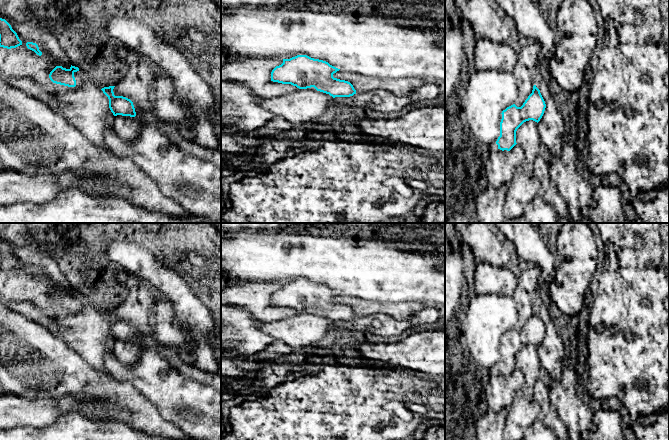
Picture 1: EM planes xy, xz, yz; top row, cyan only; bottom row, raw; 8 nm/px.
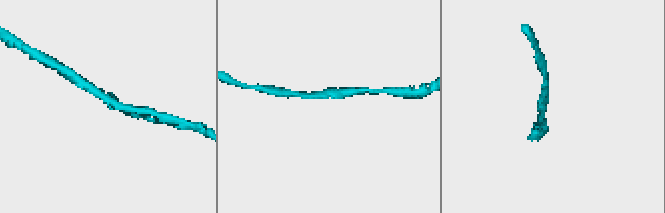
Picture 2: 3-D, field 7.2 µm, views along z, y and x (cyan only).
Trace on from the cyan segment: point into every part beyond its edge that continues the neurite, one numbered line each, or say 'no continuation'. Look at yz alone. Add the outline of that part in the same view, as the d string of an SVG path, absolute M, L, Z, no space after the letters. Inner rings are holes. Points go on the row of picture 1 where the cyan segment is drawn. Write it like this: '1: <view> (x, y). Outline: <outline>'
no continuation

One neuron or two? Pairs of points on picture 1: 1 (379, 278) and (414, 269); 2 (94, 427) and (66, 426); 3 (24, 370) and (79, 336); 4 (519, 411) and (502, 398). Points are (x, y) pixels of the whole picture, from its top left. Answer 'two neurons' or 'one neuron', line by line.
1: one neuron
2: one neuron
3: two neurons
4: two neurons

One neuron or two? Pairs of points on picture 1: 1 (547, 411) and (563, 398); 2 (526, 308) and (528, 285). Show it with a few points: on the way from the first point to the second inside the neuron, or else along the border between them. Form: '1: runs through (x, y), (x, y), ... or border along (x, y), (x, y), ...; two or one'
1: border along (548, 387), (550, 401), (566, 426); two
2: runs through (526, 302), (529, 291); one

